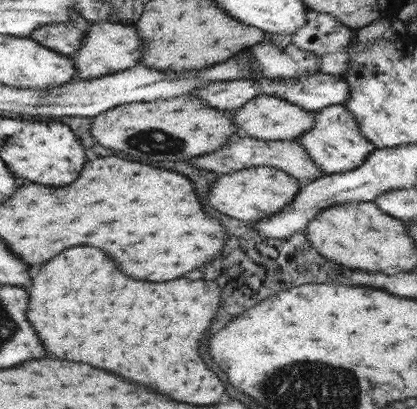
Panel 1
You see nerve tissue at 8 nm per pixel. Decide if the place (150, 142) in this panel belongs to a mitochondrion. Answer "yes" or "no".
yes

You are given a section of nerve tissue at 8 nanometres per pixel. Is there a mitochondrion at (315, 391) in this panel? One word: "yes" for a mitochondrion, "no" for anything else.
yes

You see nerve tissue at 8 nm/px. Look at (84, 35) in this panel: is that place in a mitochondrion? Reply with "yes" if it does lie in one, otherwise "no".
no

